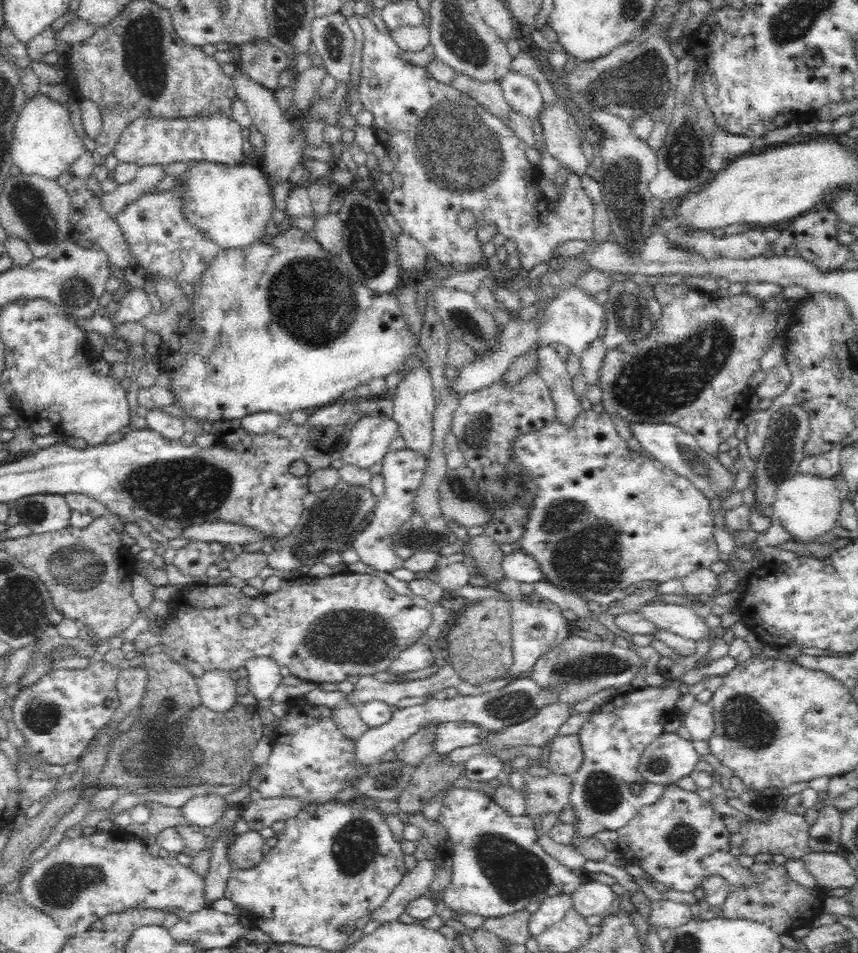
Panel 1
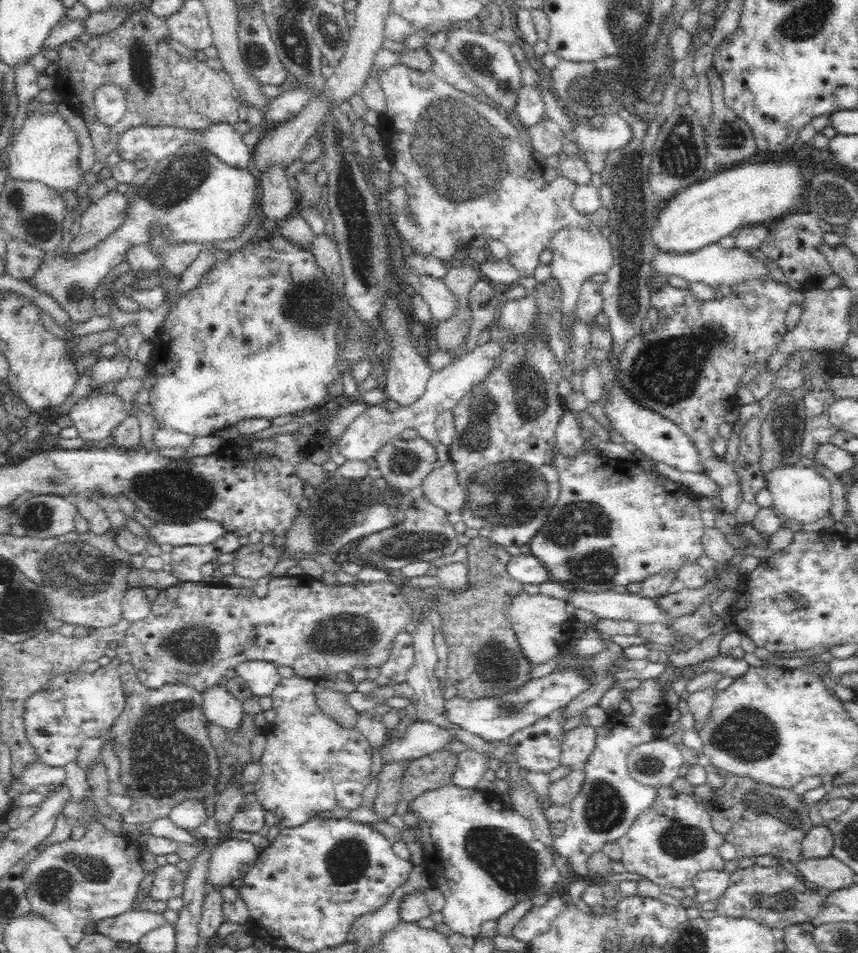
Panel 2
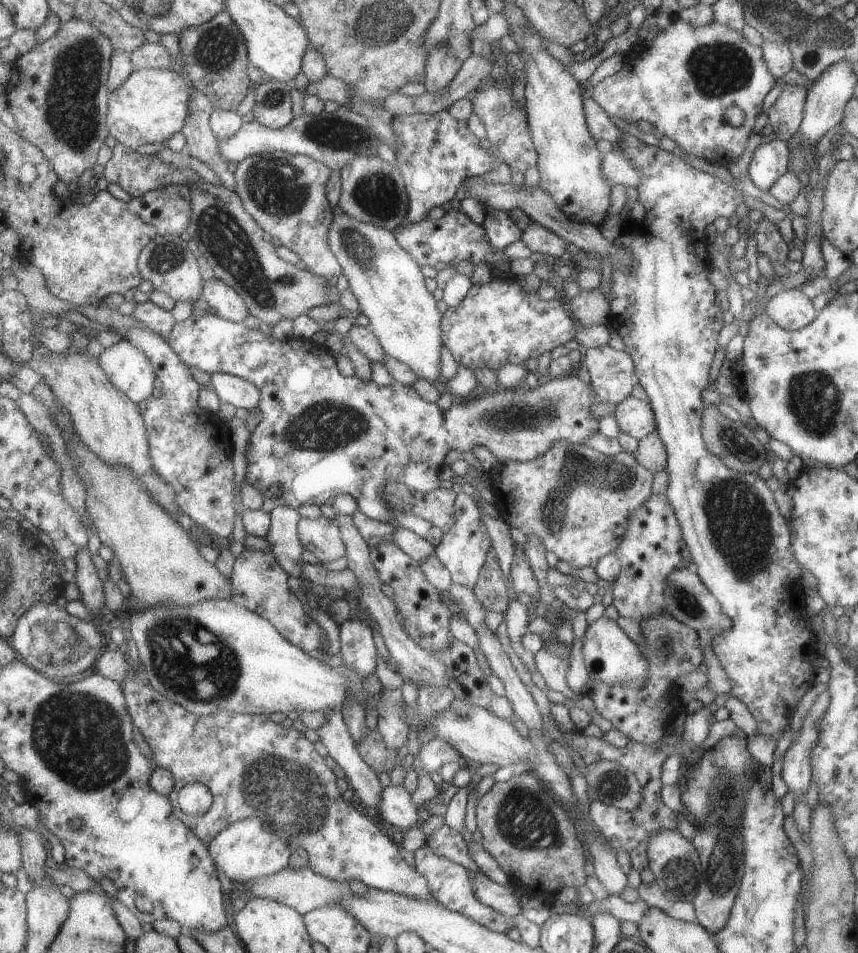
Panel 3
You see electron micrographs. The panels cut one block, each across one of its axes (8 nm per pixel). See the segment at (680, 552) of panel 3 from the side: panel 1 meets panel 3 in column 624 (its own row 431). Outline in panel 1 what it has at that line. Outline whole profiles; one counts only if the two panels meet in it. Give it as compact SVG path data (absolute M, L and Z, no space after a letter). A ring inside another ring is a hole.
M590 409L578 414L573 424L564 425L556 418L548 426L532 430L532 432L524 432L520 436L516 436L511 443L511 460L520 463L524 467L524 471L528 471L532 483L536 483L538 490L532 498L531 508L528 508L528 515L524 520L524 532L520 538L522 543L521 550L528 554L532 559L538 561L544 580L559 586L563 590L574 591L580 595L583 600L594 600L598 604L606 604L609 606L612 602L619 600L626 588L636 585L637 582L644 580L658 580L658 582L666 582L672 579L682 580L690 572L699 568L710 569L712 564L721 561L719 550L717 548L716 539L714 539L713 513L711 512L715 505L708 500L704 493L698 490L692 481L676 474L672 469L664 466L659 460L647 457L641 452L628 447L626 440L622 439L616 431L616 425L612 417L606 413L598 414Z

